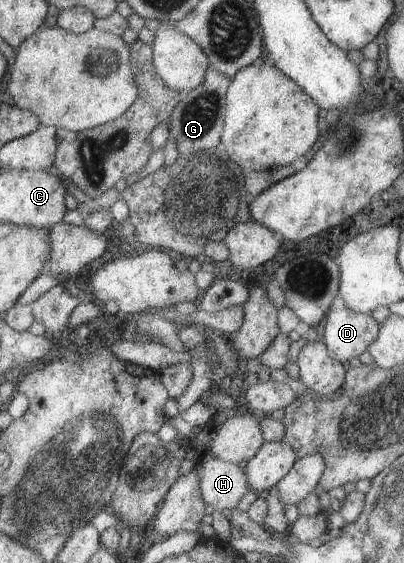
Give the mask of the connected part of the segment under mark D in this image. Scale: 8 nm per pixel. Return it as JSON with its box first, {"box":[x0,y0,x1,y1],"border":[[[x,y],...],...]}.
{"box":[321,307,379,363],"border":[[[346,307],[329,309],[321,342],[332,360],[354,363],[375,341],[379,326],[370,314],[352,312]]]}

